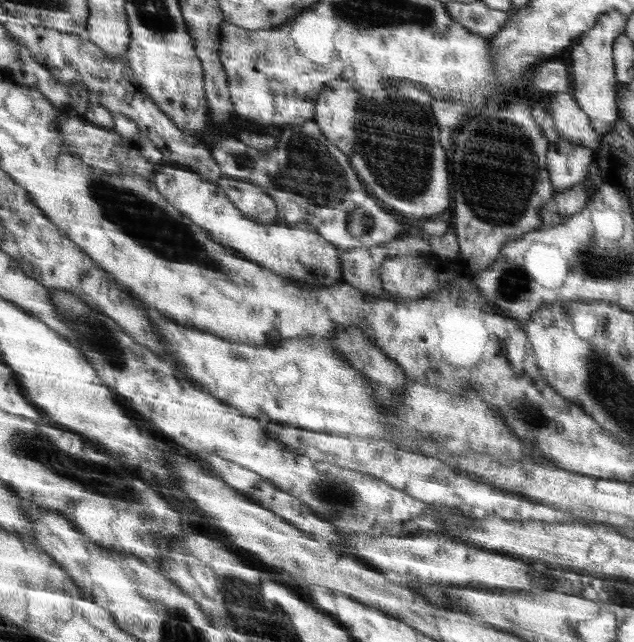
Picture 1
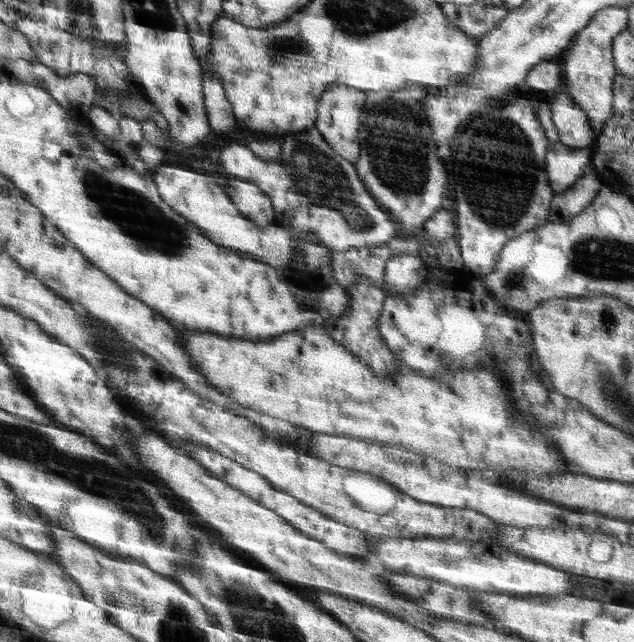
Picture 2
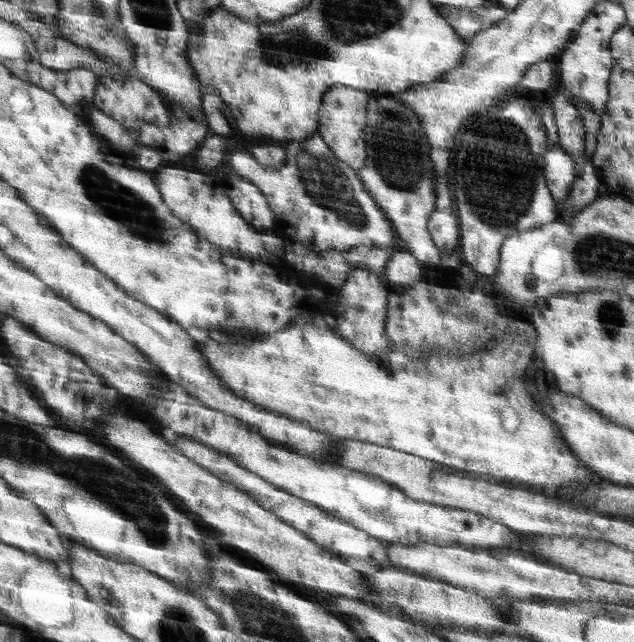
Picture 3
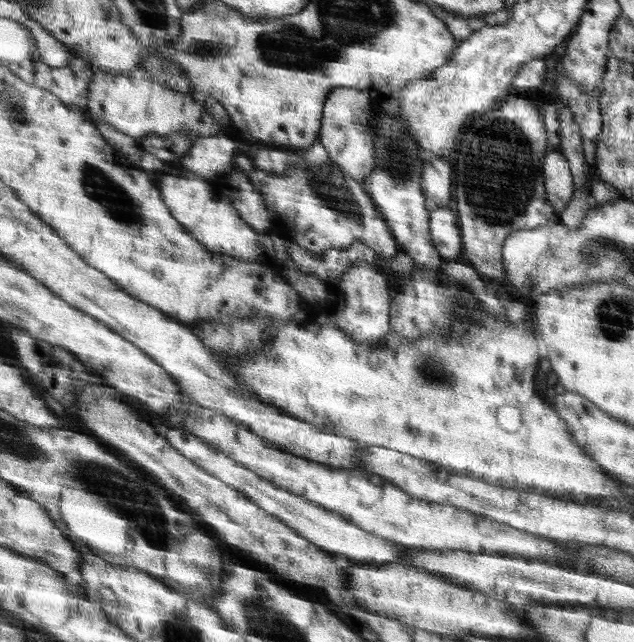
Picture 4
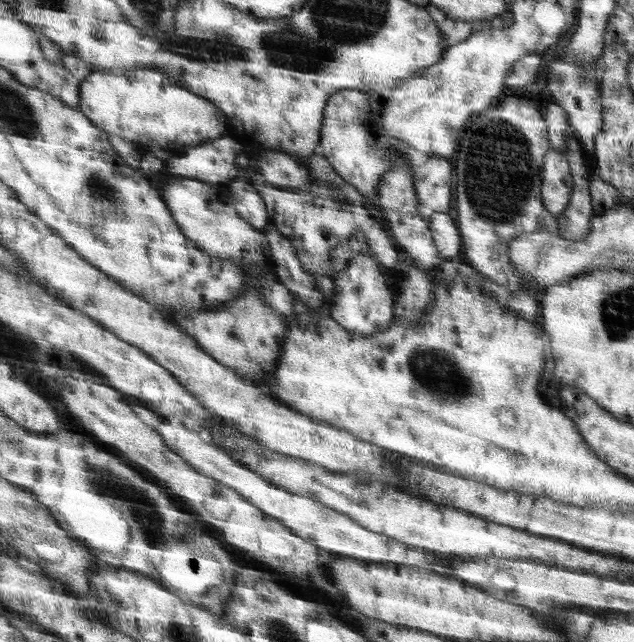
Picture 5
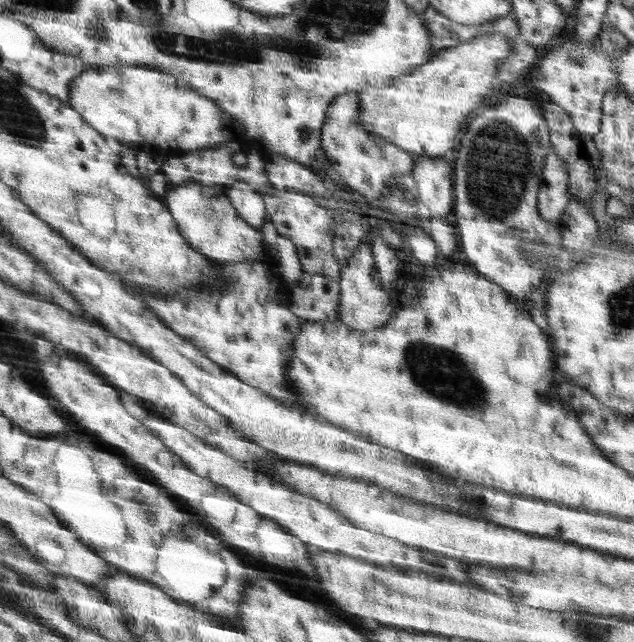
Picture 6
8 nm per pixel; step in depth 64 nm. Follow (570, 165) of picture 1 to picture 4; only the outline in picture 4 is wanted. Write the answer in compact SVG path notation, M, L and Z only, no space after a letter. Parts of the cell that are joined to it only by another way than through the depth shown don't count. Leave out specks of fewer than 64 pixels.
M556 148L552 149L550 155L546 155L545 177L549 201L559 214L566 209L574 196L574 183L566 156Z

